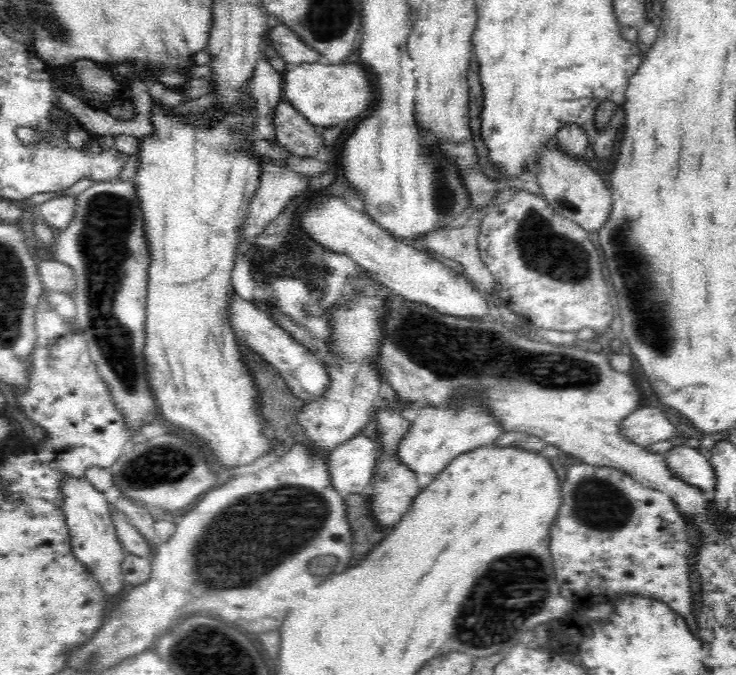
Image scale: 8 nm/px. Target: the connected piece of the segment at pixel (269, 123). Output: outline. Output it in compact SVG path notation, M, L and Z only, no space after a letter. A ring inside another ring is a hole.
M261 53L256 61L251 79L245 86L245 92L256 99L255 106L255 131L253 138L270 140L276 138L276 127L274 126L274 112L276 106L282 99L283 80L281 72L278 72Z

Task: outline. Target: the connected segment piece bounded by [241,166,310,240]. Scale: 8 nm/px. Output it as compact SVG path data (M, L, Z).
M282 166L280 174L262 172L256 194L250 201L248 218L241 227L244 240L255 240L286 208L286 204L306 192L308 177Z

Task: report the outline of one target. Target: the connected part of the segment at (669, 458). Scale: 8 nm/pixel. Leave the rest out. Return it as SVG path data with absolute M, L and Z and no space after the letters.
M675 442L674 448L662 455L668 463L668 469L687 484L696 486L702 491L710 491L716 487L714 467L698 449L682 446L682 444L678 446Z

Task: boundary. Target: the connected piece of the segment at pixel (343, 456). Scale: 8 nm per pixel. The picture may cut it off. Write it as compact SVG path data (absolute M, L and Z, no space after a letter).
M358 434L336 445L325 457L333 488L343 497L369 491L380 447Z

